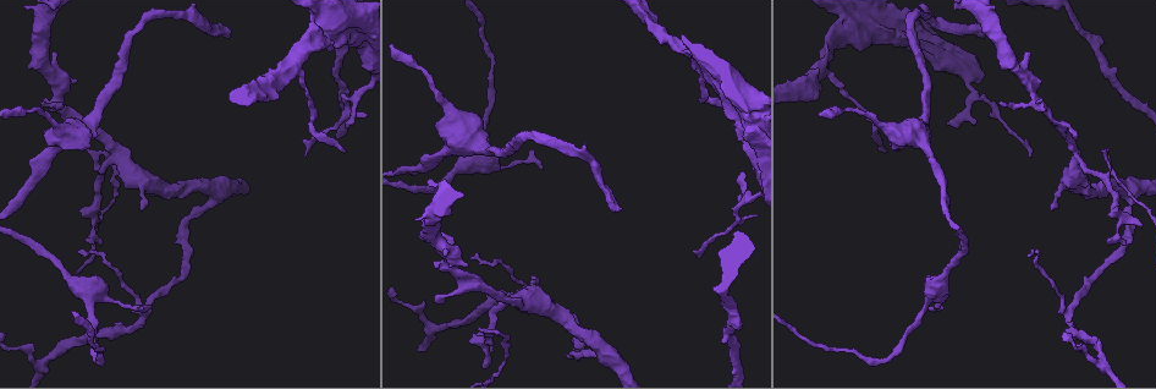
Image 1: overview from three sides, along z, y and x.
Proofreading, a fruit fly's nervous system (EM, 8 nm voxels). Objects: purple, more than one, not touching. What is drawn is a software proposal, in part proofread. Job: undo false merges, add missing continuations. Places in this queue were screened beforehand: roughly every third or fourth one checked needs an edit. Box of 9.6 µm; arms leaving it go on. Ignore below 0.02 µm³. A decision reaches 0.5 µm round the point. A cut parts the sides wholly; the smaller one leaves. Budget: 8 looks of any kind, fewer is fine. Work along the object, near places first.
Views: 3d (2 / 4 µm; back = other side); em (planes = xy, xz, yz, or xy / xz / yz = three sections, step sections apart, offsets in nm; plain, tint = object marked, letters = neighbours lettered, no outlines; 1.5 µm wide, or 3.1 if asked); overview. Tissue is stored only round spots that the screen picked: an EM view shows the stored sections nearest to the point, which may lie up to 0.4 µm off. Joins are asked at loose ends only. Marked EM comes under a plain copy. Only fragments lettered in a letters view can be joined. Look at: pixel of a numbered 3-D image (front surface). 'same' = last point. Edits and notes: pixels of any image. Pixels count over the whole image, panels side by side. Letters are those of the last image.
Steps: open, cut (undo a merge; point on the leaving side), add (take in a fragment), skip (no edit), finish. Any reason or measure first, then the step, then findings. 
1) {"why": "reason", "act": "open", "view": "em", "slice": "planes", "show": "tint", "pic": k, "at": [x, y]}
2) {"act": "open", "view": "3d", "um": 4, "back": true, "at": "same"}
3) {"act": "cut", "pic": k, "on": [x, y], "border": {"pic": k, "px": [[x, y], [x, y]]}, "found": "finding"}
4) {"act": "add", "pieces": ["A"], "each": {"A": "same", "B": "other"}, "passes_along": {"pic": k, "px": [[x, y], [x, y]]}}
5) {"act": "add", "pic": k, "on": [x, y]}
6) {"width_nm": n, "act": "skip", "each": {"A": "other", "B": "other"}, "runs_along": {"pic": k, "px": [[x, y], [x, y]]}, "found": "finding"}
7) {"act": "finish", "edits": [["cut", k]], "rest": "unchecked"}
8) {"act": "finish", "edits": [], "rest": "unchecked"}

{"why": "branch stops here", "act": "open", "view": "em", "slice": "yz", "step": 8, "show": "tint", "pic": 1, "at": [810, 97]}

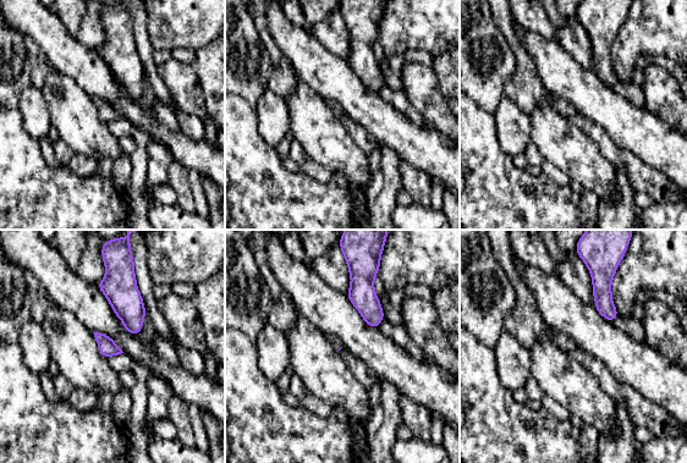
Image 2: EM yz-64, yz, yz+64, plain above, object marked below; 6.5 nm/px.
{"act": "open", "view": "em", "slice": "xz", "step": 8, "show": "letters", "at": "same"}

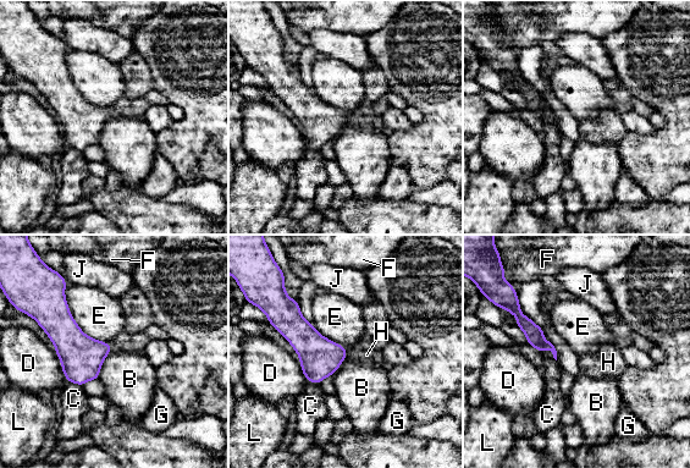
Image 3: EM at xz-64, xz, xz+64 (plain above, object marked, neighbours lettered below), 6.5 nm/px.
{"act": "skip", "each": {"B": "other", "C": "other", "D": "other", "E": "other", "F": "other", "G": "other", "H": "other", "J": "other", "L": "other"}, "found": "none of them fits"}

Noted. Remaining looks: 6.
{"why": "stops while still wide", "act": "open", "view": "em", "slice": "xz", "step": 4, "show": "letters", "pic": 1, "at": [745, 151]}

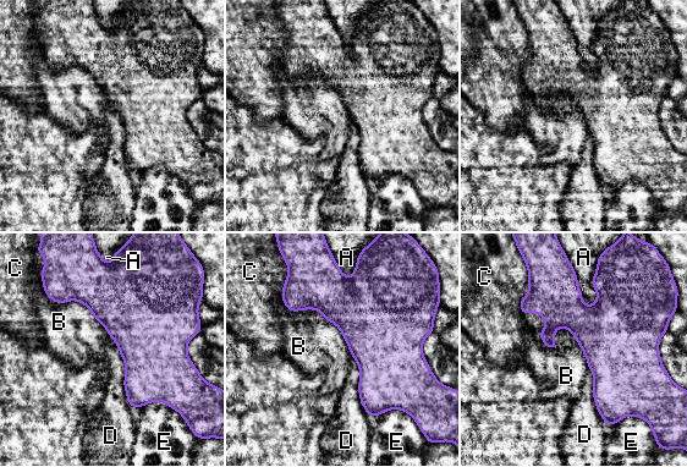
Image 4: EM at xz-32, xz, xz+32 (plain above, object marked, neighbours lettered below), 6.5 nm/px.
{"act": "open", "view": "em", "slice": "planes", "show": "letters", "at": "same"}

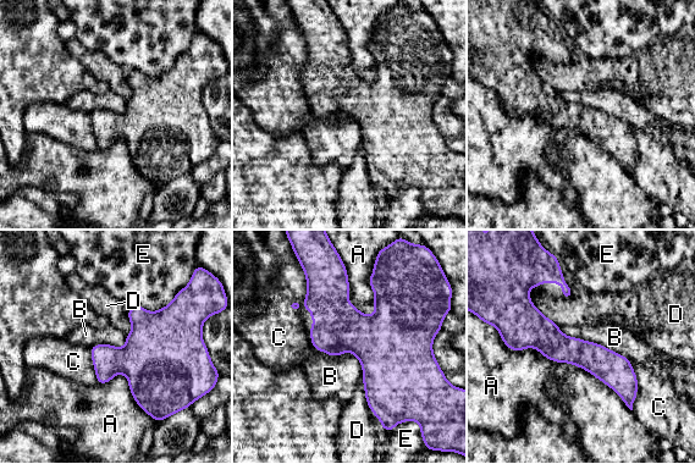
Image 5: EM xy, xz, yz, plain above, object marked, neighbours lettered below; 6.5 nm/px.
{"act": "skip", "each": {"A": "other", "B": "other", "C": "other", "D": "other", "E": "other"}, "border": {"pic": 5, "px": [[301, 265], [305, 298], [293, 309]]}, "found": "none of them fits"}

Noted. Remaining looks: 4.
{"why": "free end", "act": "open", "view": "3d", "um": 4, "back": true, "pic": 1, "at": [982, 38]}

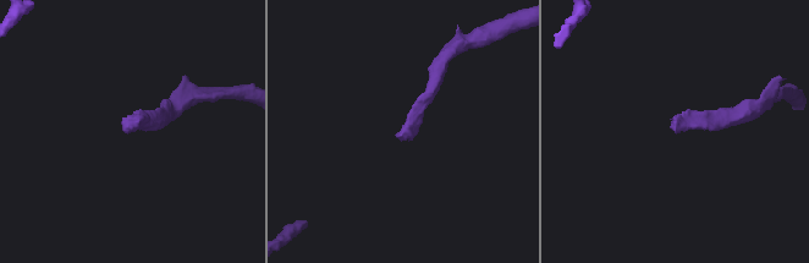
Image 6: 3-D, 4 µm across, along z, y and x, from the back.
{"why": "need the tissue", "act": "open", "view": "em", "slice": "xz", "step": 8, "show": "tint", "pic": 6, "at": [399, 135]}

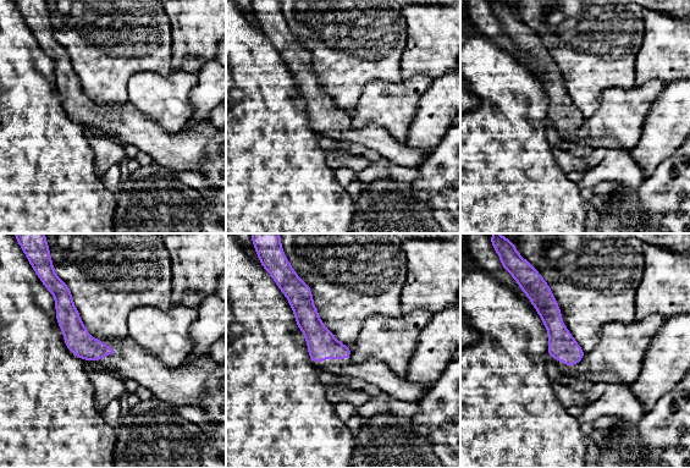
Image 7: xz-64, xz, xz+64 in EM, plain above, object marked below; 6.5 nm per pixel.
{"act": "open", "view": "em", "slice": "planes", "show": "letters", "at": "same"}

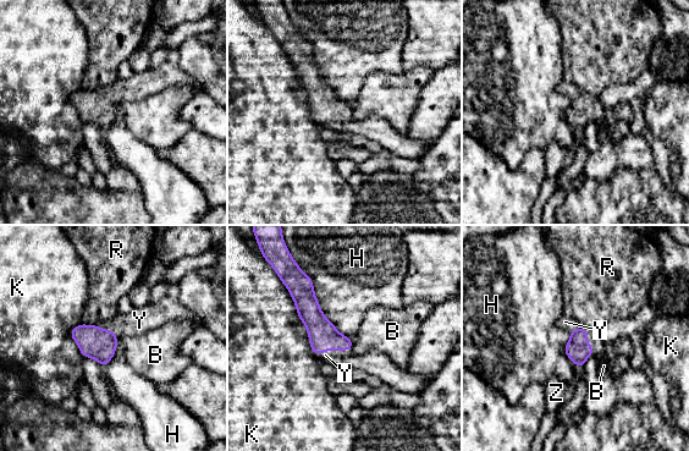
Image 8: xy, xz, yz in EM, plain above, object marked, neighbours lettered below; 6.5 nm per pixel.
{"width_nm": 170, "act": "add", "pieces": ["Y"], "each": {"B": "other", "H": "other", "K": "other", "R": "other", "Y": "same", "Z": "other"}, "passes_along": {"pic": 8, "px": [[323, 335], [334, 350], [325, 355]]}, "found": "it goes on there"}

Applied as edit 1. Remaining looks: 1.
{"act": "finish", "edits": [["add", 8]], "rest": "unchecked"}

